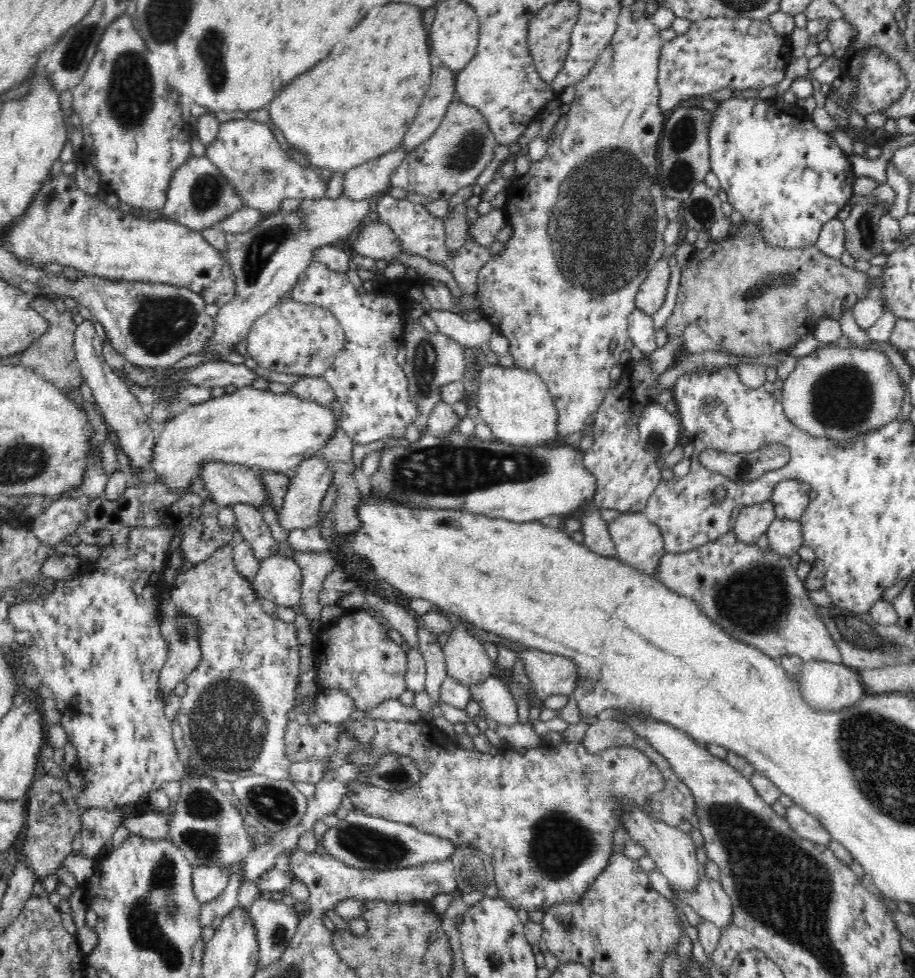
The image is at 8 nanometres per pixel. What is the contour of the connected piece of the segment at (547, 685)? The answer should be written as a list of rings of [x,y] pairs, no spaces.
[[[534,648],[517,651],[516,658],[524,661],[524,671],[534,685],[538,706],[530,709],[528,721],[537,721],[542,712],[542,706],[548,696],[565,694],[570,696],[578,682],[578,669],[574,661],[565,656],[542,652]]]

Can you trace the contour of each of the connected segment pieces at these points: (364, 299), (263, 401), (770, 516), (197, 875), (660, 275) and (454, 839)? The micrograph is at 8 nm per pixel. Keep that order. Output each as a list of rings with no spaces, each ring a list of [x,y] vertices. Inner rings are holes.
[[[315,260],[296,281],[291,291],[292,300],[326,308],[336,317],[346,335],[334,364],[322,376],[340,402],[342,430],[357,444],[388,438],[406,441],[406,428],[414,426],[420,418],[420,411],[410,399],[408,379],[396,362],[396,356],[398,346],[403,344],[403,316],[413,304],[410,297],[416,297],[417,293],[416,288],[413,289],[414,282],[404,276],[384,285],[378,284],[374,292],[364,295],[356,291],[346,274],[329,270]]]
[[[242,387],[231,394],[212,397],[200,404],[185,405],[184,410],[169,420],[156,438],[150,466],[157,473],[160,482],[168,485],[170,491],[181,495],[191,491],[191,481],[199,478],[204,463],[218,461],[285,473],[288,469],[295,469],[302,460],[318,455],[334,432],[336,432],[336,416],[326,405],[304,400],[292,393],[276,394],[266,389]]]
[[[770,499],[752,506],[745,505],[738,512],[732,530],[743,543],[756,543],[776,518],[774,504]]]
[[[212,865],[193,867],[193,891],[201,904],[213,901],[227,887],[230,872],[226,868]]]
[[[665,263],[656,266],[648,273],[646,280],[643,280],[639,287],[635,299],[635,308],[649,315],[655,314],[665,302],[670,277],[671,268],[666,266]]]
[[[362,718],[362,720],[351,720],[344,723],[338,723],[338,724],[332,724],[328,722],[320,722],[316,728],[312,728],[310,726],[310,723],[308,724],[299,724],[298,722],[290,721],[288,723],[288,726],[285,731],[284,736],[284,744],[286,746],[287,751],[287,757],[291,760],[292,763],[294,762],[303,762],[303,761],[309,761],[309,762],[318,762],[318,763],[324,763],[324,760],[329,760],[331,756],[335,754],[338,748],[338,738],[341,733],[345,732],[348,733],[348,735],[354,737],[356,741],[358,741],[358,746],[354,748],[354,752],[350,754],[350,756],[347,756],[347,763],[354,764],[354,766],[357,766],[360,768],[360,774],[354,778],[354,780],[350,781],[350,786],[348,786],[347,790],[347,796],[350,797],[350,800],[352,801],[352,804],[355,808],[355,810],[360,811],[362,814],[365,814],[366,816],[375,816],[376,818],[384,818],[386,820],[392,820],[394,822],[402,823],[402,824],[409,824],[414,827],[416,827],[418,830],[421,830],[422,832],[427,832],[430,835],[438,836],[442,839],[450,840],[452,844],[455,845],[456,848],[462,848],[462,847],[471,847],[472,849],[480,850],[481,852],[484,852],[488,857],[491,858],[491,862],[493,863],[493,873],[495,878],[495,885],[498,888],[497,896],[498,898],[505,900],[512,908],[515,908],[516,910],[526,910],[528,912],[534,911],[534,910],[541,910],[545,911],[547,910],[551,905],[556,903],[574,903],[578,900],[580,900],[581,896],[584,894],[585,890],[589,887],[589,884],[593,882],[593,880],[608,866],[610,862],[610,858],[612,857],[612,854],[615,853],[615,847],[613,845],[613,833],[618,830],[621,826],[621,818],[619,816],[621,815],[621,810],[619,808],[621,807],[621,804],[626,801],[626,803],[632,803],[632,805],[636,805],[636,807],[642,807],[644,809],[647,809],[648,804],[650,804],[650,798],[652,798],[653,794],[655,792],[661,791],[665,788],[666,784],[663,778],[663,775],[660,773],[660,770],[656,767],[656,764],[653,764],[651,760],[646,756],[643,755],[643,753],[636,748],[629,747],[626,745],[617,745],[613,748],[605,749],[604,751],[601,751],[600,753],[593,754],[588,753],[588,750],[583,746],[583,744],[561,744],[554,748],[534,748],[529,750],[523,750],[523,751],[515,751],[510,750],[505,755],[504,754],[497,754],[496,756],[491,756],[488,754],[482,754],[475,749],[471,752],[467,752],[466,750],[461,750],[456,744],[448,744],[446,742],[446,736],[438,730],[438,728],[434,728],[434,726],[428,726],[428,724],[425,723],[425,720],[419,720],[414,722],[400,722],[396,720],[381,720],[380,718]],[[385,755],[398,755],[398,757],[410,757],[412,760],[414,760],[414,763],[416,766],[418,766],[418,769],[420,769],[420,784],[418,786],[412,786],[412,788],[404,789],[402,791],[390,791],[390,790],[383,790],[382,788],[379,788],[378,786],[373,786],[372,784],[369,784],[368,778],[369,773],[379,764],[380,757],[384,757]]]

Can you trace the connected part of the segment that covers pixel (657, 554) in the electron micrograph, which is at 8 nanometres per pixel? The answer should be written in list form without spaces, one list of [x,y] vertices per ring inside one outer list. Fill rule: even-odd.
[[[620,512],[608,530],[620,561],[654,575],[665,554],[664,541],[660,529],[644,512]]]

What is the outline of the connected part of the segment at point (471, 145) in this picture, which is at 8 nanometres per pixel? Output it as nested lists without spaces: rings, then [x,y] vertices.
[[[454,100],[436,132],[407,153],[392,171],[390,184],[432,201],[450,200],[452,196],[467,193],[472,188],[476,178],[494,158],[496,145],[496,137],[488,128],[484,115],[474,107]]]

